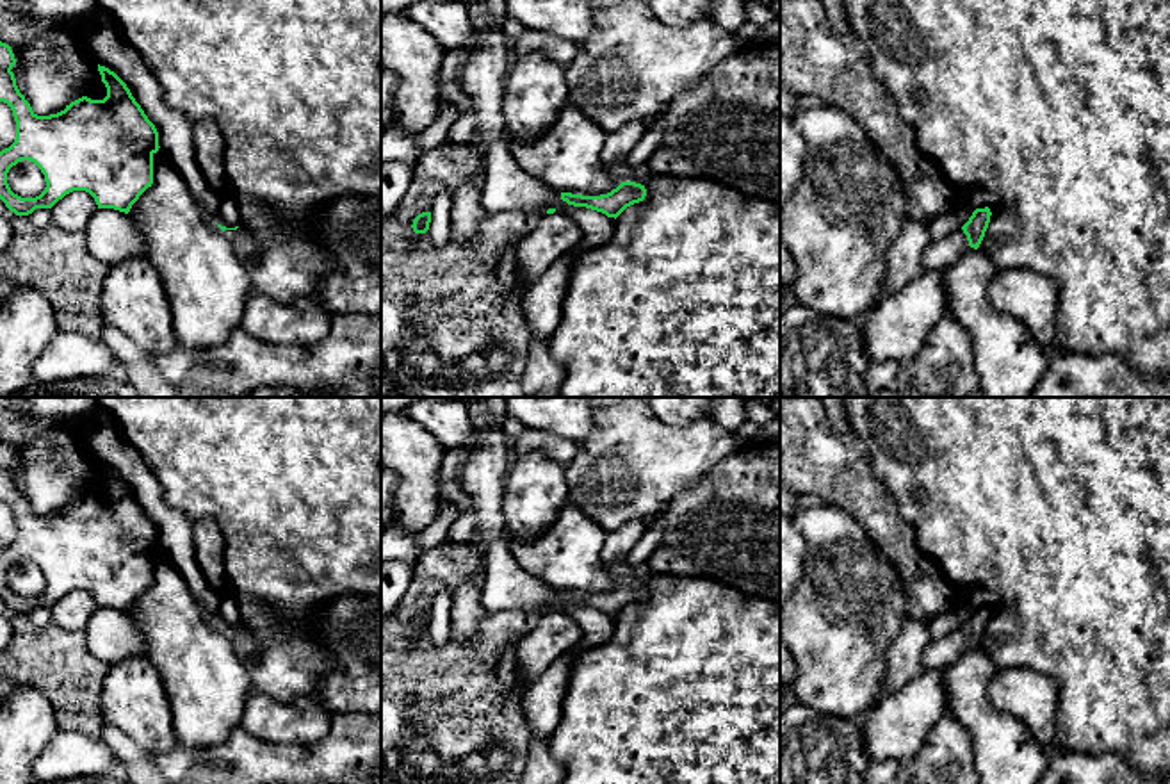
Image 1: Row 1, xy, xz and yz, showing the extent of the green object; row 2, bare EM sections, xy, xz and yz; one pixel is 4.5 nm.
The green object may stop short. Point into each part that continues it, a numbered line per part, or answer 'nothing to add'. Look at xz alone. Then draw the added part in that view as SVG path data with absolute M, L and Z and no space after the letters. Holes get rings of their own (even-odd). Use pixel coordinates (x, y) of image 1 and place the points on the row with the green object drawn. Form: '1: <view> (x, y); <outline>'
1: xz (641, 175); M627 159L623 162L620 162L614 171L620 175L620 178L623 182L636 182L636 184L641 184L641 185L646 185L654 176L652 169L646 164L632 169L629 166Z

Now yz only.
1: yz (939, 253); M962 228L953 230L938 241L931 241L922 253L922 267L928 276L944 271L969 249L967 235Z

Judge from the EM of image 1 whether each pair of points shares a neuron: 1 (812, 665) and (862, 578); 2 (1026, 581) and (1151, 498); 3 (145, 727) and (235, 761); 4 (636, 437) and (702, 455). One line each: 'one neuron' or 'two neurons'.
1: one neuron
2: one neuron
3: two neurons
4: one neuron

